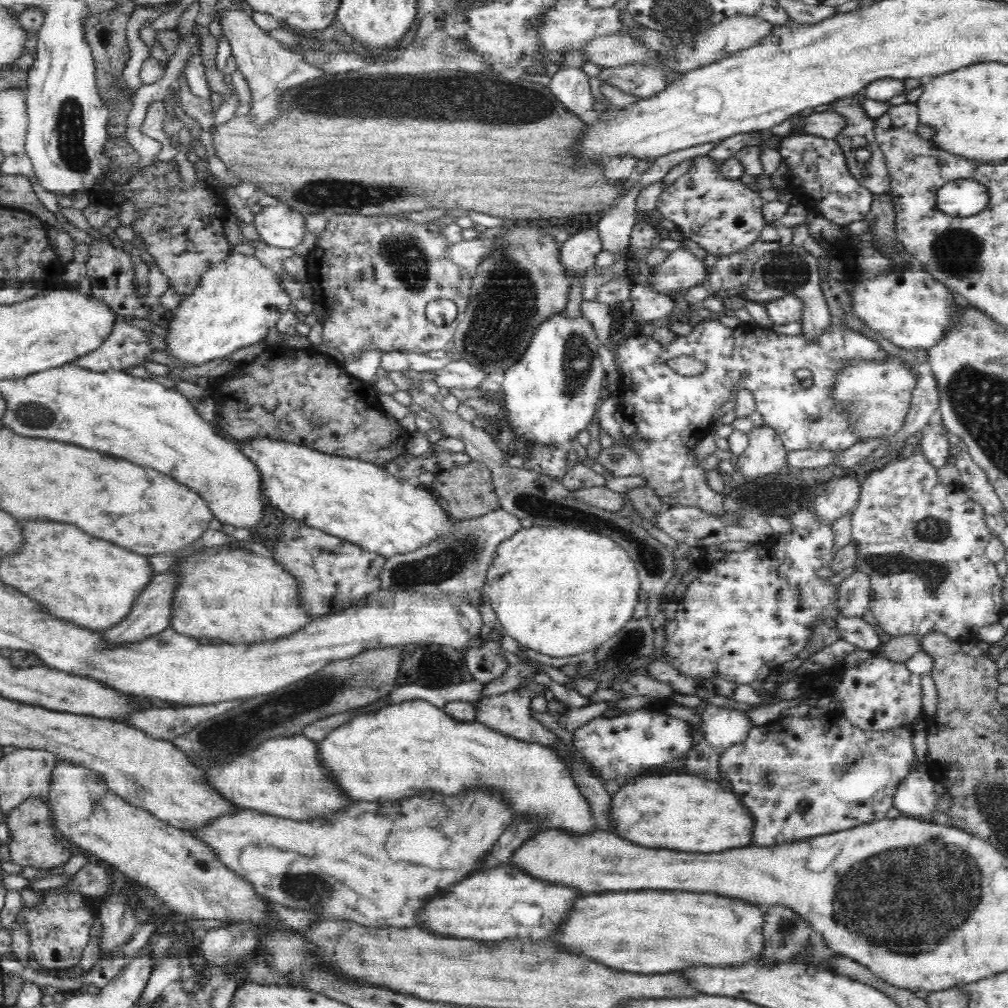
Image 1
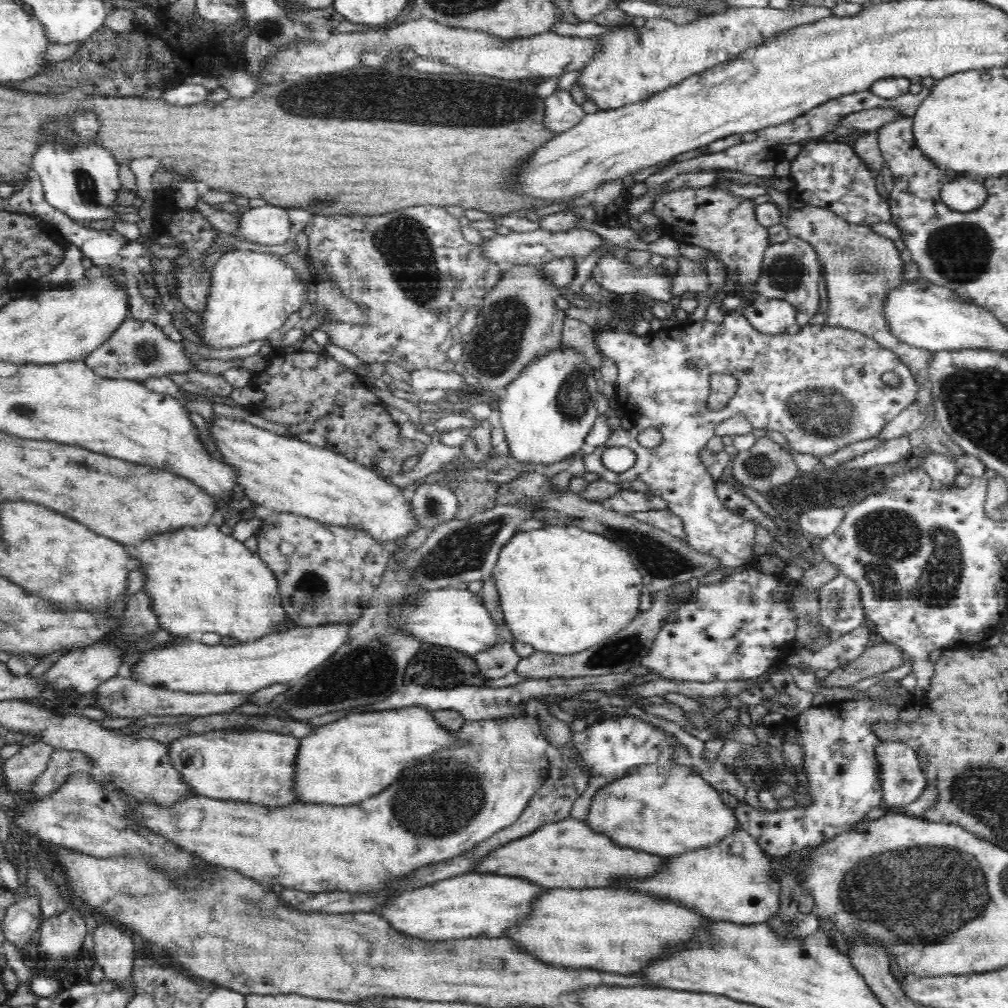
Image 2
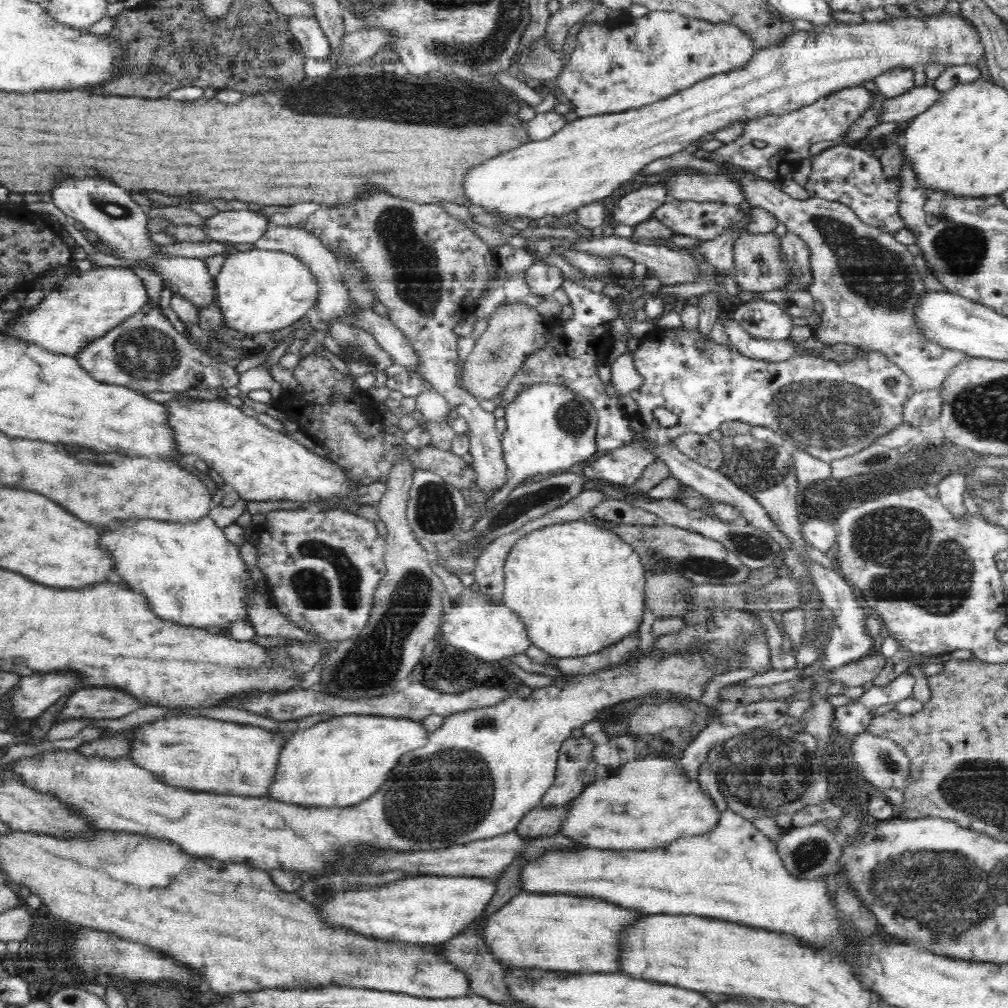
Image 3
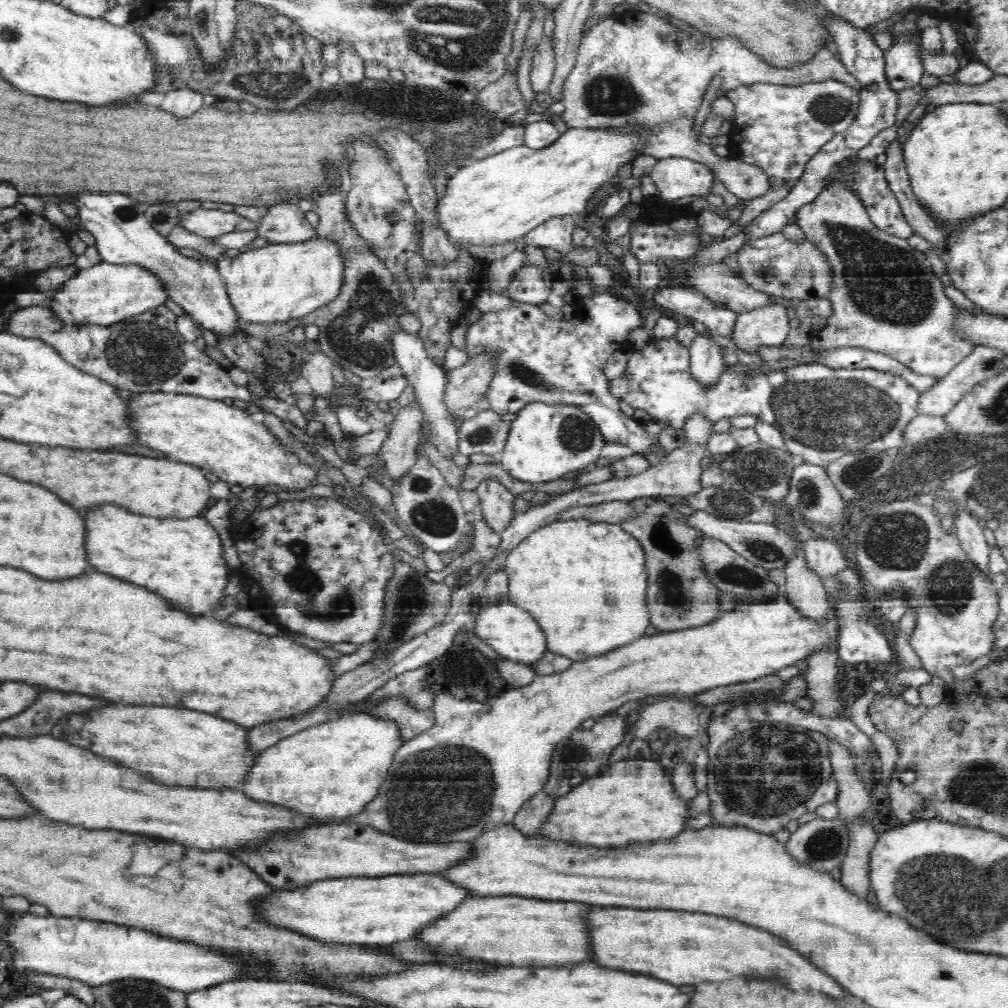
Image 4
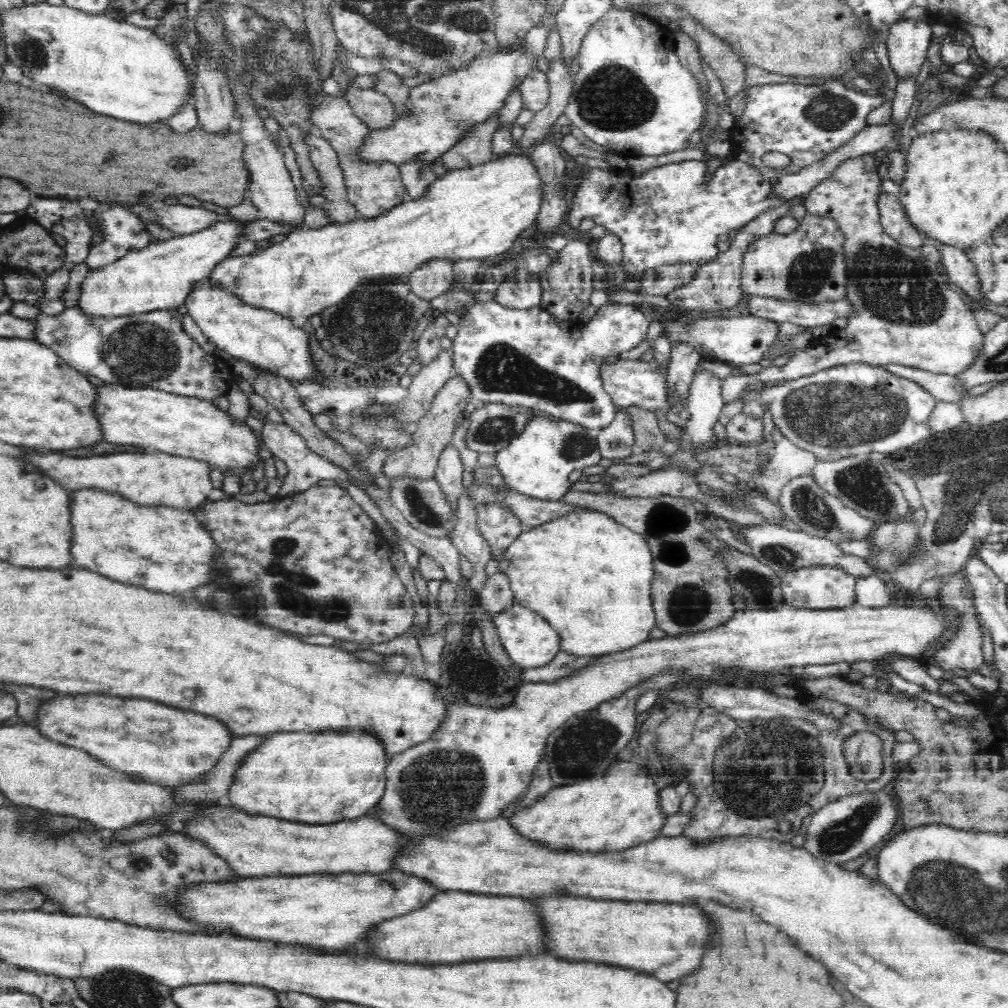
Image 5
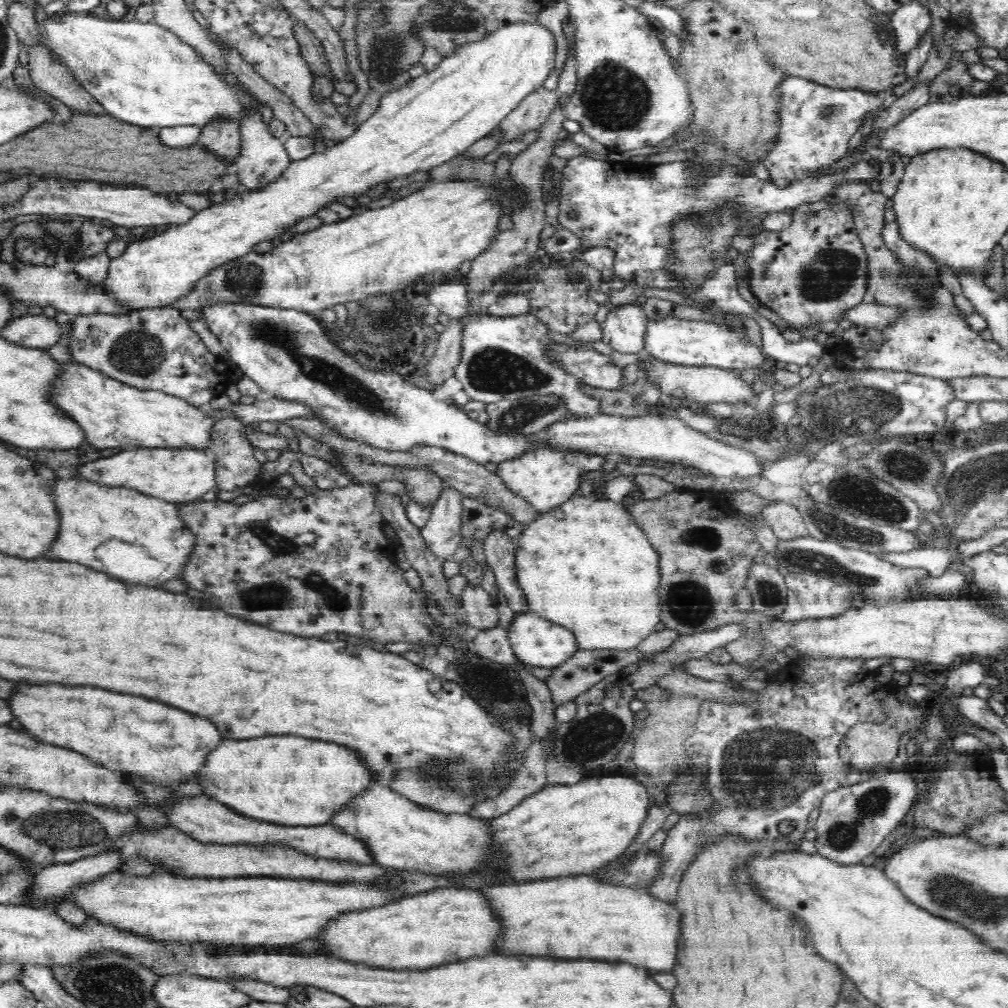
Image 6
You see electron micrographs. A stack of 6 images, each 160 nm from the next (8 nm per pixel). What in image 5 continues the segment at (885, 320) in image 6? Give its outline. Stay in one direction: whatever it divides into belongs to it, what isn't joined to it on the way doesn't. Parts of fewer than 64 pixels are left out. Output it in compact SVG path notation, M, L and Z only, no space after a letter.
M743 294L748 300L751 316L768 321L792 322L807 329L832 323L836 318L848 318L853 313L851 302L838 299L826 303L810 304L793 300L767 299L766 297Z

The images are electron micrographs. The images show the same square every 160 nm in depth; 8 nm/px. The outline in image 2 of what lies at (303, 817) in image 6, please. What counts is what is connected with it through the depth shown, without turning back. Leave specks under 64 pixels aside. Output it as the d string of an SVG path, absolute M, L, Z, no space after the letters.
M424 707L350 713L331 723L317 727L310 736L299 739L299 752L294 764L294 798L304 803L322 803L334 806L353 805L382 792L384 786L394 784L404 768L418 764L438 752L438 748L450 748L455 744L455 731L438 726L432 711Z

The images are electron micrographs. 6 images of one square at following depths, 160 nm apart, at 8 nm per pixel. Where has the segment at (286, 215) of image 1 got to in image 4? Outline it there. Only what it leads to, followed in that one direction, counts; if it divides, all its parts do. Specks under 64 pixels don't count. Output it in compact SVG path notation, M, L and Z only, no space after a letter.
M195 209L192 213L182 214L178 226L200 236L215 239L216 237L238 230L256 231L258 223L233 212L221 210Z

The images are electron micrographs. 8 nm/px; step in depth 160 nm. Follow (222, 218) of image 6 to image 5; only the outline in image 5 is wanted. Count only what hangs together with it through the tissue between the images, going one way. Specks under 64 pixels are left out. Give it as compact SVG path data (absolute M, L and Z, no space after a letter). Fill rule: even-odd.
M520 44L520 46L514 46L514 48L510 48L510 50L502 50L502 52L488 53L487 56L474 56L472 60L468 61L466 65L463 65L461 68L452 69L451 72L443 73L442 76L438 76L435 80L430 80L426 83L422 83L422 86L412 87L412 92L409 92L410 100L412 100L412 106L410 106L410 110L412 110L412 116L416 116L416 118L398 118L398 120L394 120L394 124L388 125L387 128L374 129L372 128L370 132L368 132L367 139L363 142L362 146L356 150L356 158L360 160L360 156L362 158L366 158L366 160L376 160L376 163L364 163L364 164L393 164L394 167L401 167L402 164L406 163L414 163L414 162L422 162L422 160L434 160L434 158L438 158L438 156L443 156L446 152L450 152L452 148L454 148L454 144L458 144L461 140L465 139L465 132L469 131L470 127L477 126L478 123L484 123L486 119L489 118L492 112L496 110L496 108L502 108L504 106L504 100L506 100L506 96L510 94L510 90L514 88L514 84L520 84L520 80L525 78L526 75L529 75L530 71L533 71L536 66L534 64L534 58L526 52L526 48ZM231 218L230 221L218 221L214 222L214 224L210 224L208 228L204 228L202 232L194 232L190 234L182 234L175 235L168 240L155 240L151 244L148 244L146 248L135 249L134 252L128 252L126 256L122 256L122 258L118 258L112 262L112 264L106 265L102 268L89 269L88 274L82 284L82 289L80 290L80 297L78 298L77 307L81 309L82 312L85 312L88 316L126 316L126 315L136 315L142 314L145 312L162 310L162 309L170 309L174 307L180 306L180 304L185 304L185 300L187 296L194 292L196 287L206 278L209 278L210 271L213 270L214 267L217 266L221 260L224 260L226 257L229 257L233 250L236 249L236 246L240 244L243 240L243 230L247 224L252 224L252 222L242 222Z

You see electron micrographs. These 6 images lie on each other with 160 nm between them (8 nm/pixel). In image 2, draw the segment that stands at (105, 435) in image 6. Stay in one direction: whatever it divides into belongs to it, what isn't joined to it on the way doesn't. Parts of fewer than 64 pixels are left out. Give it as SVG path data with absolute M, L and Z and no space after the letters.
M224 416L224 418L218 418L212 426L212 438L218 442L218 450L220 454L224 456L224 461L230 464L230 467L234 467L234 472L238 475L236 478L236 486L244 491L244 494L248 496L252 503L258 505L266 506L275 512L290 512L298 514L300 516L307 516L312 520L320 520L322 524L334 524L334 525L345 525L346 528L356 528L361 529L364 532L368 532L370 536L374 537L380 544L384 542L398 541L400 537L407 537L408 534L414 532L414 526L416 526L416 515L414 515L414 507L412 507L411 501L408 501L404 497L403 489L390 483L385 477L380 477L376 472L367 469L360 463L352 461L352 459L346 459L345 456L339 455L334 451L317 447L306 442L302 442L300 438L285 437L284 435L278 435L274 432L269 432L268 430L263 430L262 428L257 428L248 424L244 421L236 420L232 416Z

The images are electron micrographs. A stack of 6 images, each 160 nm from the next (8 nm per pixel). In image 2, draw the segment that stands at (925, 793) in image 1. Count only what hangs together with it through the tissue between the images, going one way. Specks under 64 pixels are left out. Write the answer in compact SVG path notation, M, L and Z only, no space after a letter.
M880 740L875 745L875 754L879 759L879 778L882 781L884 806L889 811L900 811L906 804L917 801L924 792L926 777L922 774L922 768L913 748L900 741Z

